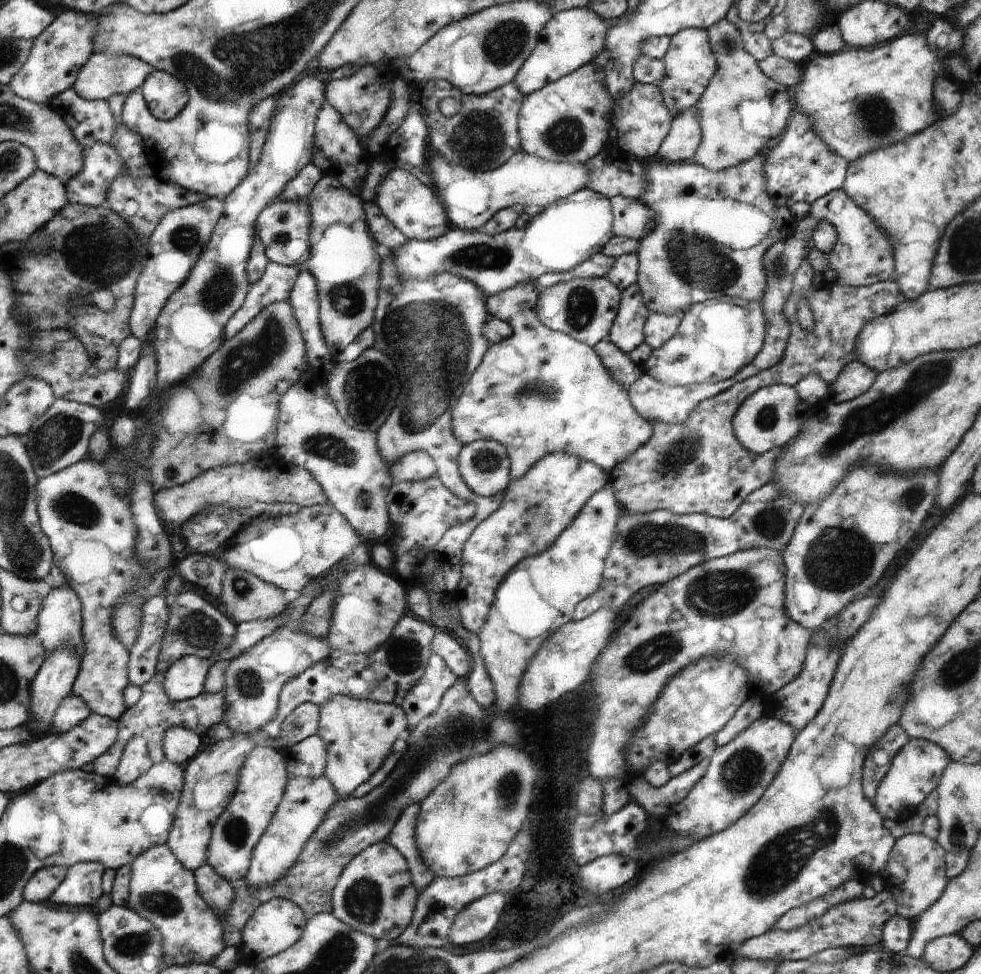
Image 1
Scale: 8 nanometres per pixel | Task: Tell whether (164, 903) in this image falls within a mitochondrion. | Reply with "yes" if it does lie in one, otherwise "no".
yes

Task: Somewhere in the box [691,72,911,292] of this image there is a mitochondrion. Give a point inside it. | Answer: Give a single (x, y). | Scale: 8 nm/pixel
(875, 118)

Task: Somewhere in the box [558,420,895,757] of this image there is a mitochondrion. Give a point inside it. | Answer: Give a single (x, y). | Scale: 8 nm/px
(839, 559)

